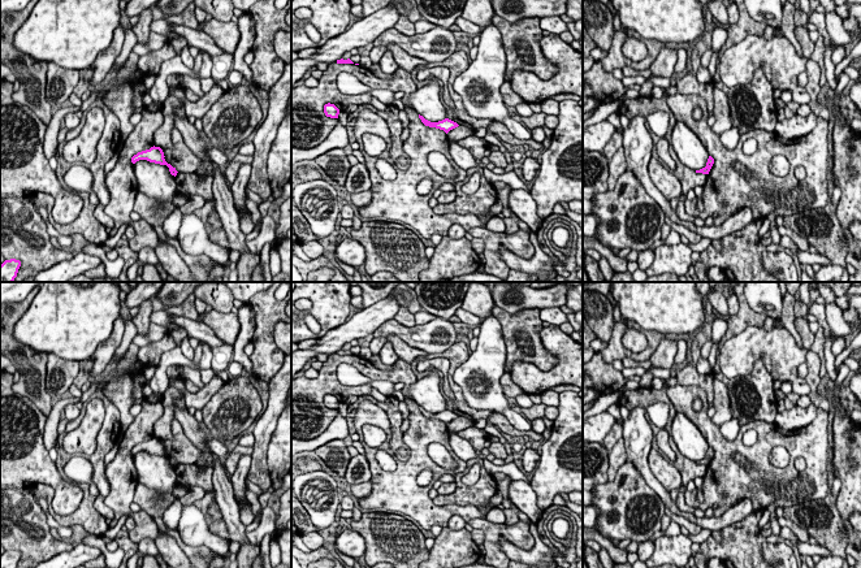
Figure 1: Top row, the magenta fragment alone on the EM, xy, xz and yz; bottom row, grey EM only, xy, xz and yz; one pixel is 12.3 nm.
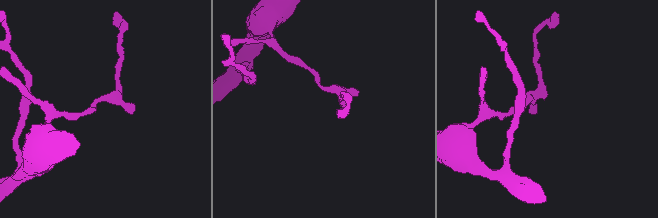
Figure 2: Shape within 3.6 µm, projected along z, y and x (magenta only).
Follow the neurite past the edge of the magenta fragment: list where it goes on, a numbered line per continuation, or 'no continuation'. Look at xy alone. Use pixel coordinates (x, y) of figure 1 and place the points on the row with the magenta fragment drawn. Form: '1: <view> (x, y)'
no continuation

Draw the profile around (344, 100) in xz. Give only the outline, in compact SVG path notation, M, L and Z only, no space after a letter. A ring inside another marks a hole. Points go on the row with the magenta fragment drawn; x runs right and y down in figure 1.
M330 64L323 71L316 87L298 86L291 88L291 147L310 149L323 143L338 125L338 118L326 117L324 105L334 104L339 110L349 104L362 105L369 103L369 92L360 95L345 95L337 87L339 73L351 70L363 84L371 90L389 90L395 94L402 91L401 99L404 107L412 108L410 95L416 90L411 73L398 68L393 78L380 79L369 69L355 64Z

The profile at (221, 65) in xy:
M222 53L220 56L212 56L211 78L215 84L221 79L228 78L234 62L234 53Z

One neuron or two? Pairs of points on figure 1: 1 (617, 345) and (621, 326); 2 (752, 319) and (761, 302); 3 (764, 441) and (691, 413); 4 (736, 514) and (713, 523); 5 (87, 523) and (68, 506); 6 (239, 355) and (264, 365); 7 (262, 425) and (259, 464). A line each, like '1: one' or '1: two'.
1: one
2: two
3: one
4: one
5: two
6: two
7: one

